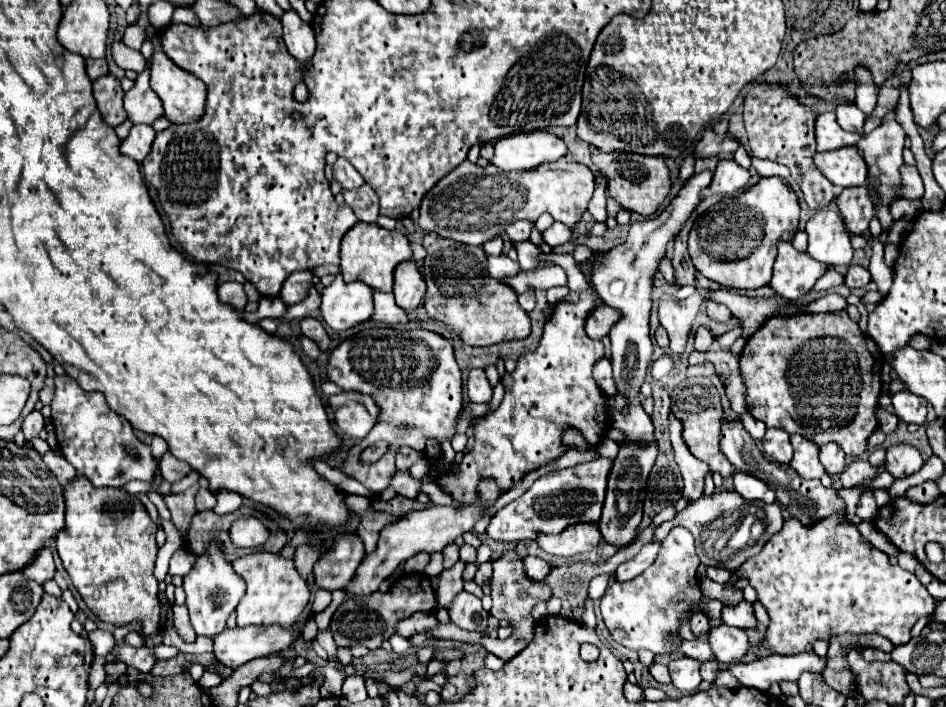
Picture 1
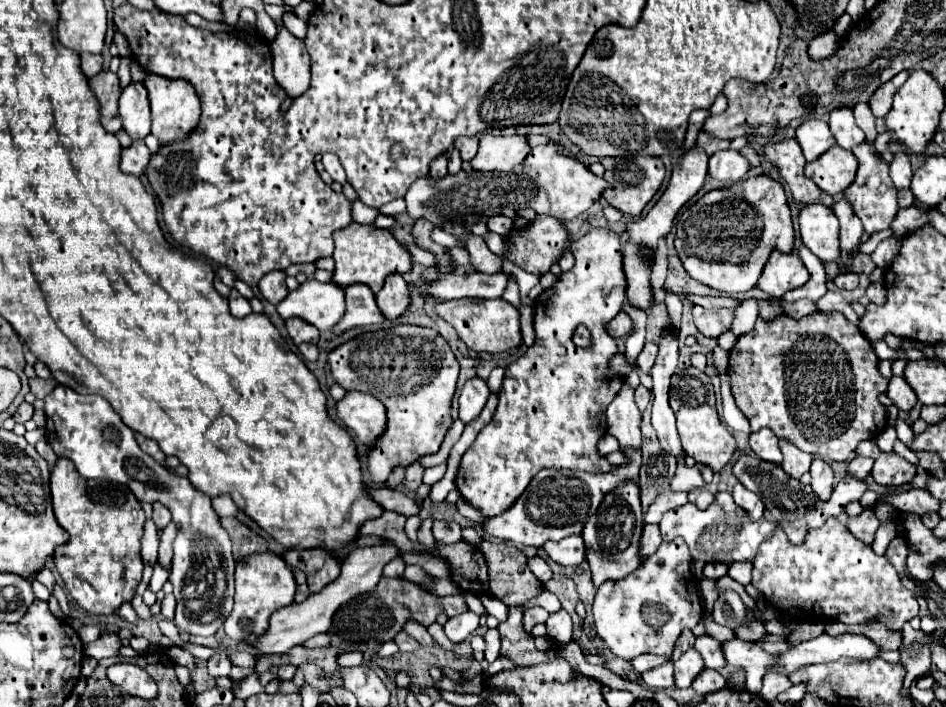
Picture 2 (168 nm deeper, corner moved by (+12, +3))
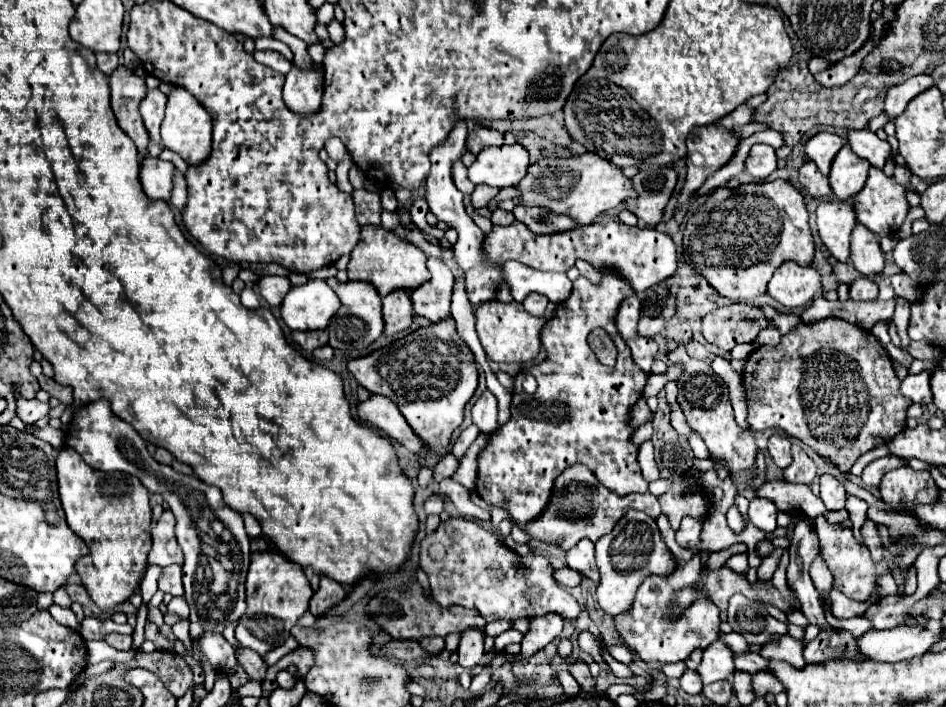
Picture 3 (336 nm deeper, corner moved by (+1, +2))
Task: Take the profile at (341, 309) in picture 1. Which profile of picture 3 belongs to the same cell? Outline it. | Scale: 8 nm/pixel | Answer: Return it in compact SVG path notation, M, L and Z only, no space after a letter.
M310 279L306 285L292 287L288 295L282 299L280 317L290 327L290 331L312 331L312 329L326 329L332 315L338 311L340 301L332 287L322 279Z

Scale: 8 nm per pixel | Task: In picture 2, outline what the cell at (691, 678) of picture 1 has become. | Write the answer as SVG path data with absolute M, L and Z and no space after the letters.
M687 650L677 662L673 662L675 666L675 686L677 688L687 688L691 686L693 678L705 668L703 658L699 656L697 650Z

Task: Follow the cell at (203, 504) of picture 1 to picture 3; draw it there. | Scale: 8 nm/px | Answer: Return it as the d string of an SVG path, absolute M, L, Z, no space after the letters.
M100 399L98 403L92 403L92 405L86 405L74 413L74 417L70 421L70 429L68 429L66 439L64 439L64 445L76 449L84 457L84 461L96 471L122 471L122 473L130 473L130 475L138 477L150 493L160 493L164 497L164 501L170 505L170 511L176 517L178 545L182 547L184 557L186 557L184 565L182 565L184 591L186 591L184 599L190 605L190 621L192 623L200 623L204 627L204 631L222 633L228 623L234 623L244 615L244 611L246 611L244 581L246 581L246 567L248 567L248 557L250 557L250 537L244 531L242 515L232 511L222 501L220 489L202 483L194 475L186 477L186 475L176 473L168 465L156 463L150 457L144 439L140 435L136 435L134 427L130 427L128 423L124 423L122 419L116 419L112 415L110 403L106 399Z

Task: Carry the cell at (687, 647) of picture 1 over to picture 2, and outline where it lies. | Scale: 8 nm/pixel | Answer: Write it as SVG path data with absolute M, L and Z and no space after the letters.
M707 634L705 636L697 636L695 650L701 654L701 658L703 658L707 668L721 670L725 666L725 658L723 658L723 652L721 652L721 642L717 642L715 638L711 638Z

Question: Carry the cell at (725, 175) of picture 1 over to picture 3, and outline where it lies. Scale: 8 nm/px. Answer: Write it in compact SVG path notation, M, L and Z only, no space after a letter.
M758 143L750 149L750 155L746 159L746 169L756 179L768 179L776 171L776 163L778 163L778 157L774 147Z

